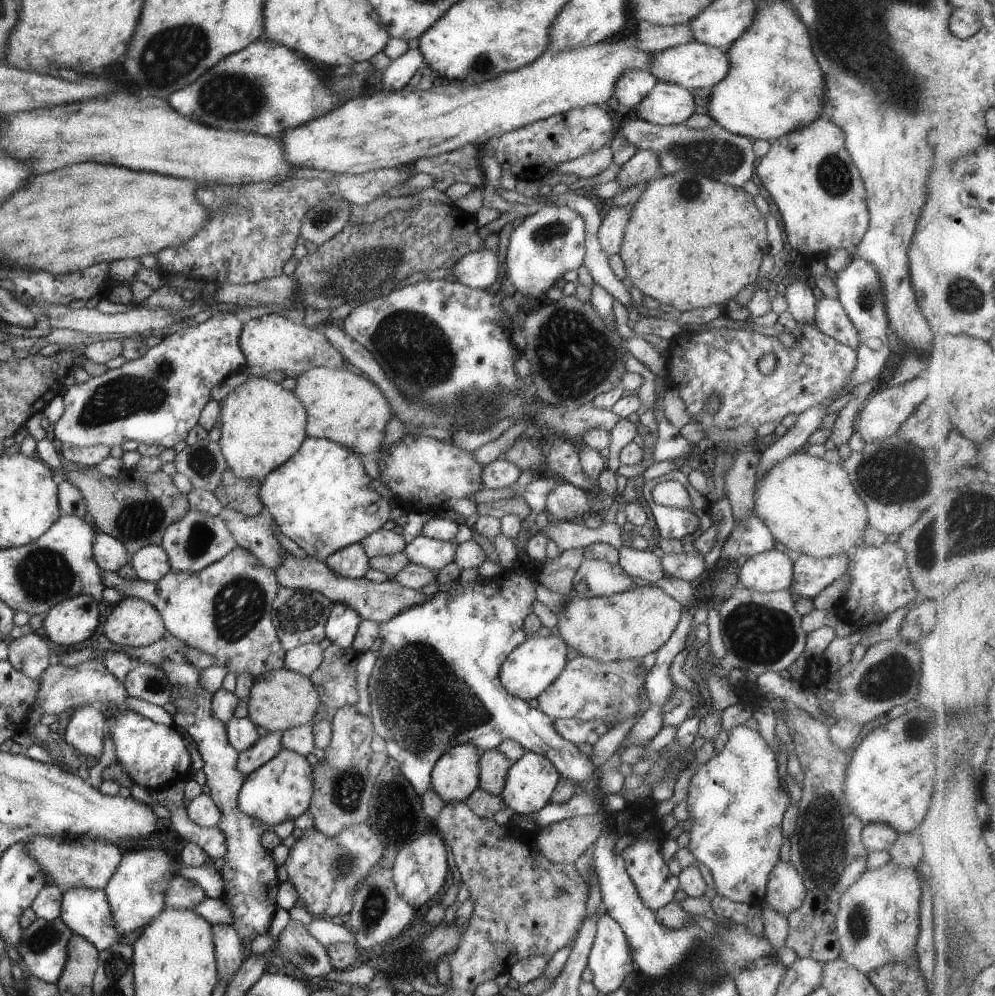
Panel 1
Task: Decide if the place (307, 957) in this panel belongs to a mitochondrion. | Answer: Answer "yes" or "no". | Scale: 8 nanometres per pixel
yes

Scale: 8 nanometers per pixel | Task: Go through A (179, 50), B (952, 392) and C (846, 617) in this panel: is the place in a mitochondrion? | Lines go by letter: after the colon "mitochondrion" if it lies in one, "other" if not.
A: mitochondrion
B: other
C: other

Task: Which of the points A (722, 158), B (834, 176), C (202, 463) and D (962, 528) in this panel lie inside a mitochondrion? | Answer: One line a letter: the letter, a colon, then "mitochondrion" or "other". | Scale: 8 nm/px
A: mitochondrion
B: mitochondrion
C: mitochondrion
D: mitochondrion

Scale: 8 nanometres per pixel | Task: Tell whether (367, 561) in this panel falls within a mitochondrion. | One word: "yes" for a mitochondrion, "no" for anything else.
no

